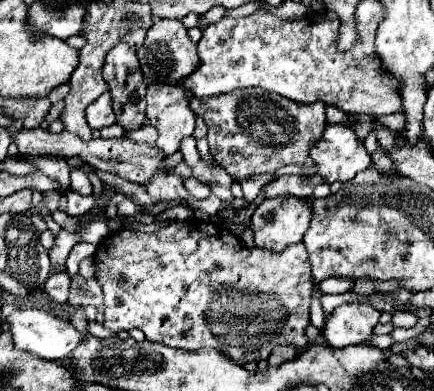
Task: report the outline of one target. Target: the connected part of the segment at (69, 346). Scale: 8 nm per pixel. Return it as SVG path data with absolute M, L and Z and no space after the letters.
M28 308L28 310L16 310L10 318L10 332L14 336L14 344L16 348L22 348L26 352L32 352L44 360L66 360L72 350L84 342L86 334L78 332L70 322L62 320L62 318L56 318L52 314L46 314L42 310L36 310L36 308Z

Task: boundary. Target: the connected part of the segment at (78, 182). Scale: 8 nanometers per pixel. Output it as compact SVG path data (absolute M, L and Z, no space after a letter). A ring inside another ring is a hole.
M74 168L70 172L70 178L72 178L72 190L76 190L78 194L84 194L84 196L92 194L92 184L90 184L90 180L88 180L88 176L86 176L84 170Z

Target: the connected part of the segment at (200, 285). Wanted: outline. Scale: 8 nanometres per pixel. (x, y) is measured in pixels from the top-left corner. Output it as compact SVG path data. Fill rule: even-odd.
M172 220L156 232L136 232L118 230L108 234L96 254L96 280L104 292L104 326L112 332L140 328L146 340L158 342L172 348L200 350L214 348L244 366L246 362L258 362L272 354L274 346L288 344L296 350L308 346L306 328L310 324L310 294L312 294L312 274L304 244L292 244L280 254L268 254L268 250L246 248L232 230L218 222ZM150 270L160 280L162 288L174 290L154 290L150 288Z

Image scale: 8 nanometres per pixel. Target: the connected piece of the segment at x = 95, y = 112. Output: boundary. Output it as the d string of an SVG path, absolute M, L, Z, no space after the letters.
M108 90L86 108L86 120L88 120L90 128L94 128L94 130L112 126L116 122L114 112L112 112L112 98L110 98Z

